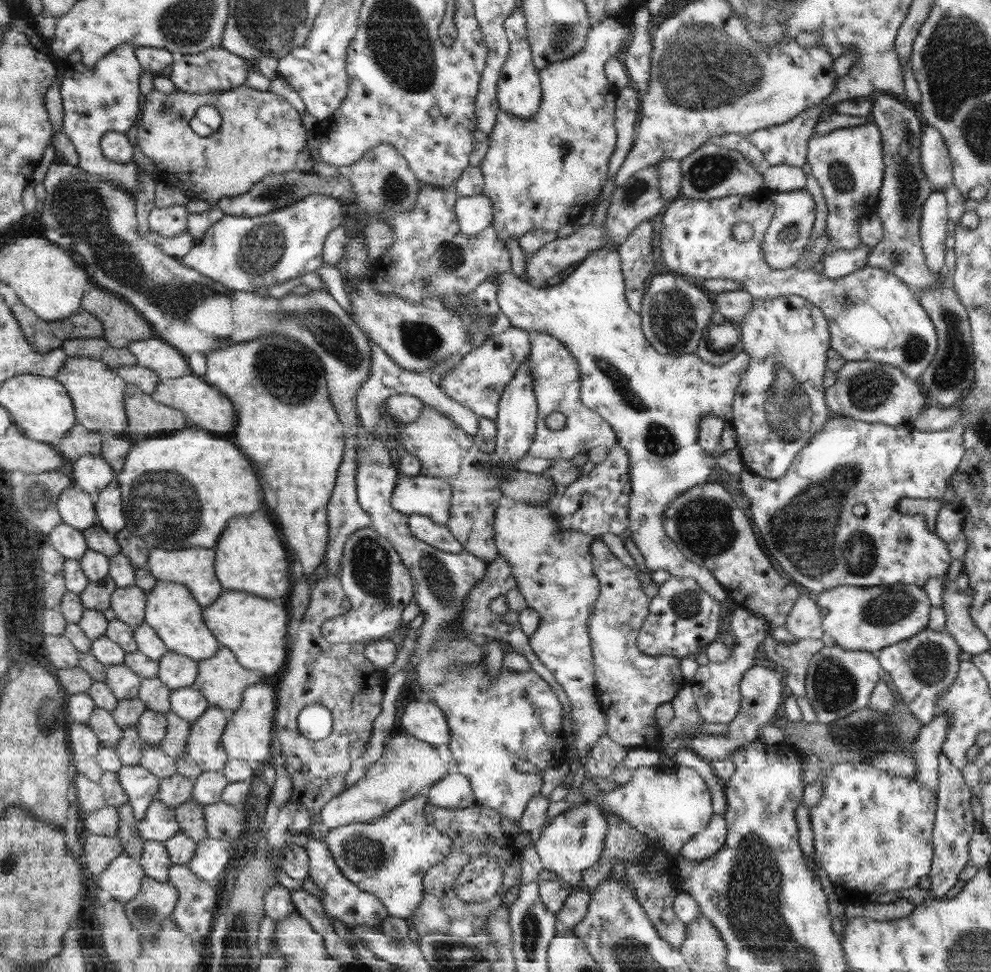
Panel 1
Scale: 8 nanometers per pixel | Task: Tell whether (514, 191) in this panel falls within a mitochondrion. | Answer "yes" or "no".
no

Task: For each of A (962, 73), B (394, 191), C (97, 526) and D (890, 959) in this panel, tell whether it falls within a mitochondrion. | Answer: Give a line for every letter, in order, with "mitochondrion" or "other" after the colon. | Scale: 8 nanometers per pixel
A: mitochondrion
B: mitochondrion
C: other
D: other

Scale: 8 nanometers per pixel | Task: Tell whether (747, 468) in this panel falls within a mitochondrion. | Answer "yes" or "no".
no

